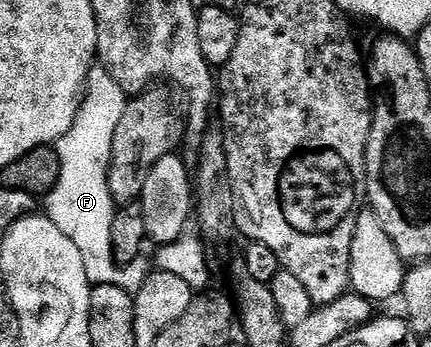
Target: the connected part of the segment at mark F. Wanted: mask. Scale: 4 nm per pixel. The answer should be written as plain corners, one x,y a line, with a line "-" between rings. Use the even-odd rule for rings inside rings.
98,63
92,64
77,119
73,119
73,127
69,127
69,131
57,142
59,181
55,184
55,190
45,198
45,213
53,223
57,223
57,227
61,227
61,231
65,231
65,235
69,235
69,239
73,239
73,243
77,243
77,251
81,251
85,259
85,271
92,286
116,285
134,295
145,283
149,261
143,255
124,265
115,260
111,228
117,206
107,182
113,135
117,132
117,123
121,123
121,115
125,115
128,100
128,95
123,93
106,70

